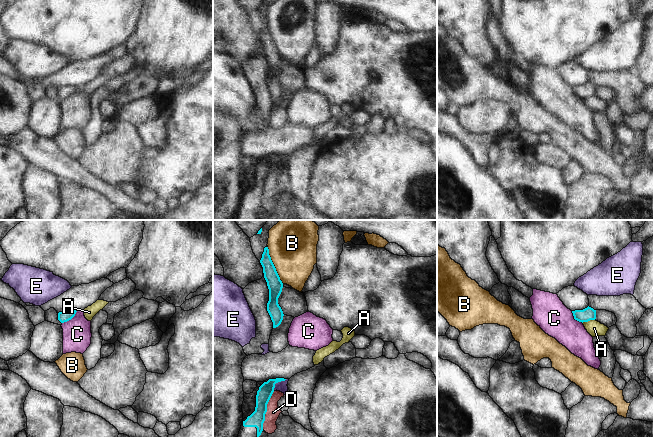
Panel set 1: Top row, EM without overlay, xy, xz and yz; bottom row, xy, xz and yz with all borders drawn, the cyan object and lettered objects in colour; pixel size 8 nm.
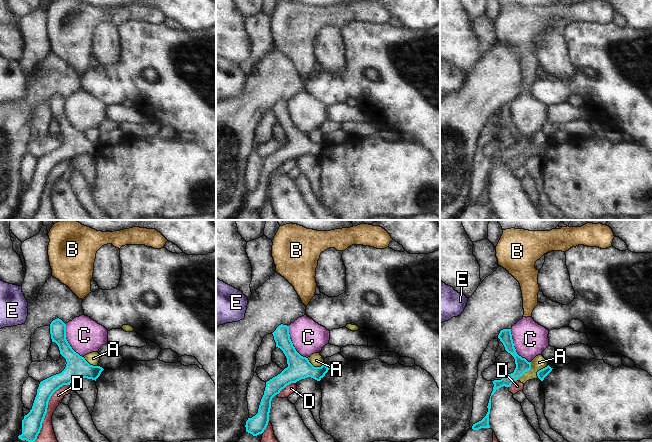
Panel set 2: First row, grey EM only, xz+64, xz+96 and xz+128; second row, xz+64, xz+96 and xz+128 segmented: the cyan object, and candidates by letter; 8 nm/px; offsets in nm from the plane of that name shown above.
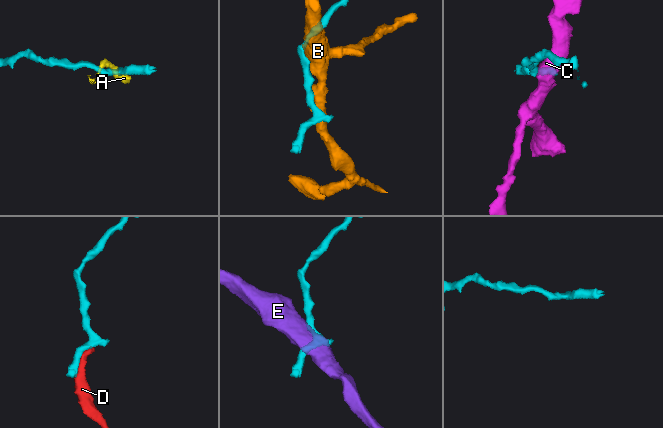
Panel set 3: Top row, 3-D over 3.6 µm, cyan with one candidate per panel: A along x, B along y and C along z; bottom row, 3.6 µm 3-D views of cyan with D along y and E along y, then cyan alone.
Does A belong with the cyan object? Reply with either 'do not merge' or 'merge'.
do not merge

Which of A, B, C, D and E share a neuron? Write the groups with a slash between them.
A D / B / C / E

